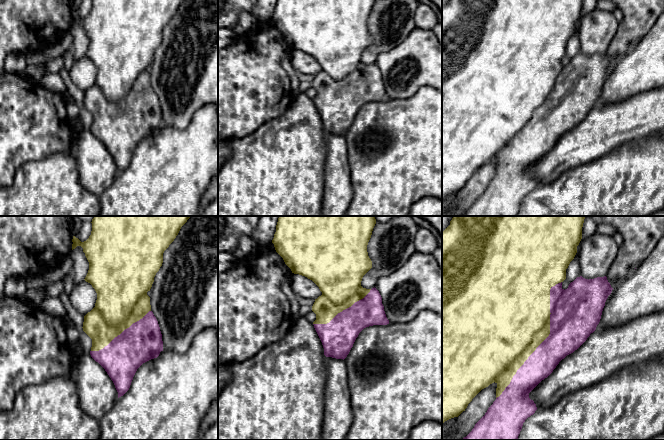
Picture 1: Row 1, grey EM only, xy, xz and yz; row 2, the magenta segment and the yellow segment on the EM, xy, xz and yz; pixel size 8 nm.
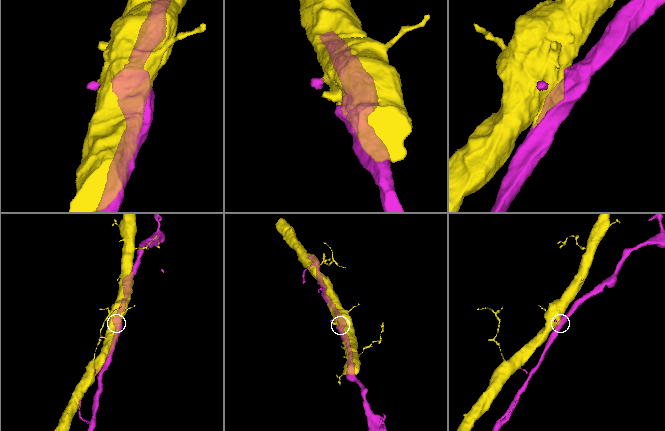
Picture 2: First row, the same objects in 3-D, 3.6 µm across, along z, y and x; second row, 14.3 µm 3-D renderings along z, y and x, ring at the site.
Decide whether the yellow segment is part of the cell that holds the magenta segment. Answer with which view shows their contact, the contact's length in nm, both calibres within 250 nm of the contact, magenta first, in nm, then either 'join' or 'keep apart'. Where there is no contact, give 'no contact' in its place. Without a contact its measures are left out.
contact in yz; length 1100 nm; calibres 360 and 480 nm; keep apart

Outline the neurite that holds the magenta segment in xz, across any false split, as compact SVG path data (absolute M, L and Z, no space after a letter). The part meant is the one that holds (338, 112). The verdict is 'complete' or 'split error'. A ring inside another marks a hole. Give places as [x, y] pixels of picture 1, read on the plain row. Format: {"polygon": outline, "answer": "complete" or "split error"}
{"polygon": "M374 63L361 76L338 89L327 100L313 100L322 118L324 131L345 135L359 109L373 101L387 101L382 73Z", "answer": "complete"}

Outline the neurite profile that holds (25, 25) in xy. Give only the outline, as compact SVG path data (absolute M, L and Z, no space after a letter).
M0 0L0 76L6 72L4 61L8 54L38 52L55 34L70 31L74 12L71 5L71 0Z

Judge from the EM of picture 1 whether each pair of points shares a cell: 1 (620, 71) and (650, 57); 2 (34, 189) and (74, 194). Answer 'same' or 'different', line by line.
1: same
2: same

